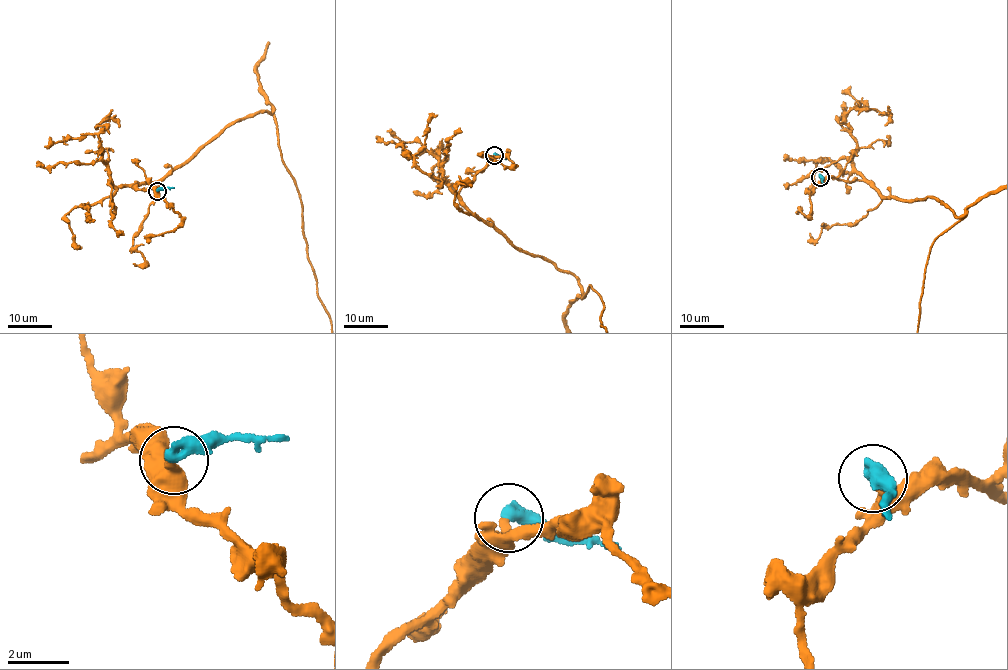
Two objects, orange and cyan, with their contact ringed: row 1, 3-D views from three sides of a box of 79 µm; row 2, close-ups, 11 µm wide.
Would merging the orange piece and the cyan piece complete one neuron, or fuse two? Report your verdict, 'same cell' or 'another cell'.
another cell

